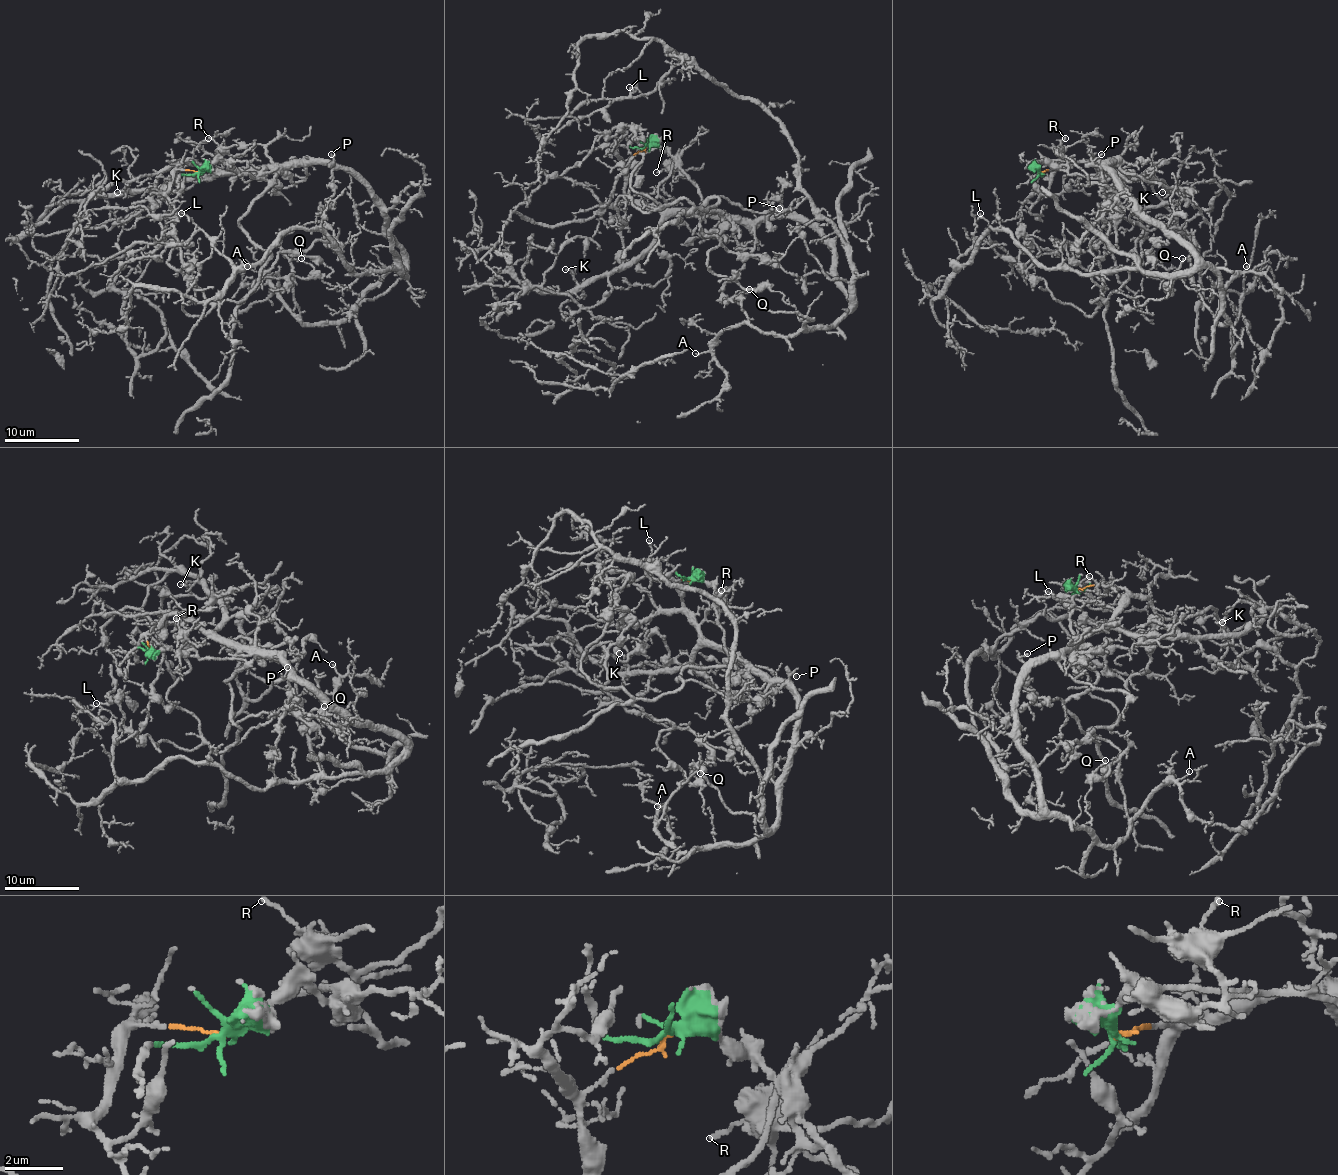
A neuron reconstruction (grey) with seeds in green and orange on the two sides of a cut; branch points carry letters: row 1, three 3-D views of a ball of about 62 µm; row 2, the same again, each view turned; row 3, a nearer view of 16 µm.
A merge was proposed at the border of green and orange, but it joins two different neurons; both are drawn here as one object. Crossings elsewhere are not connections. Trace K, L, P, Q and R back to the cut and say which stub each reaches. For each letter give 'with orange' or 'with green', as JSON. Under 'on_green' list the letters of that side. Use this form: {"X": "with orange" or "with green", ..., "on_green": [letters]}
{"K": "with orange", "L": "with orange", "P": "with orange", "Q": "with green", "R": "with green", "on_green": ["Q", "R"]}

